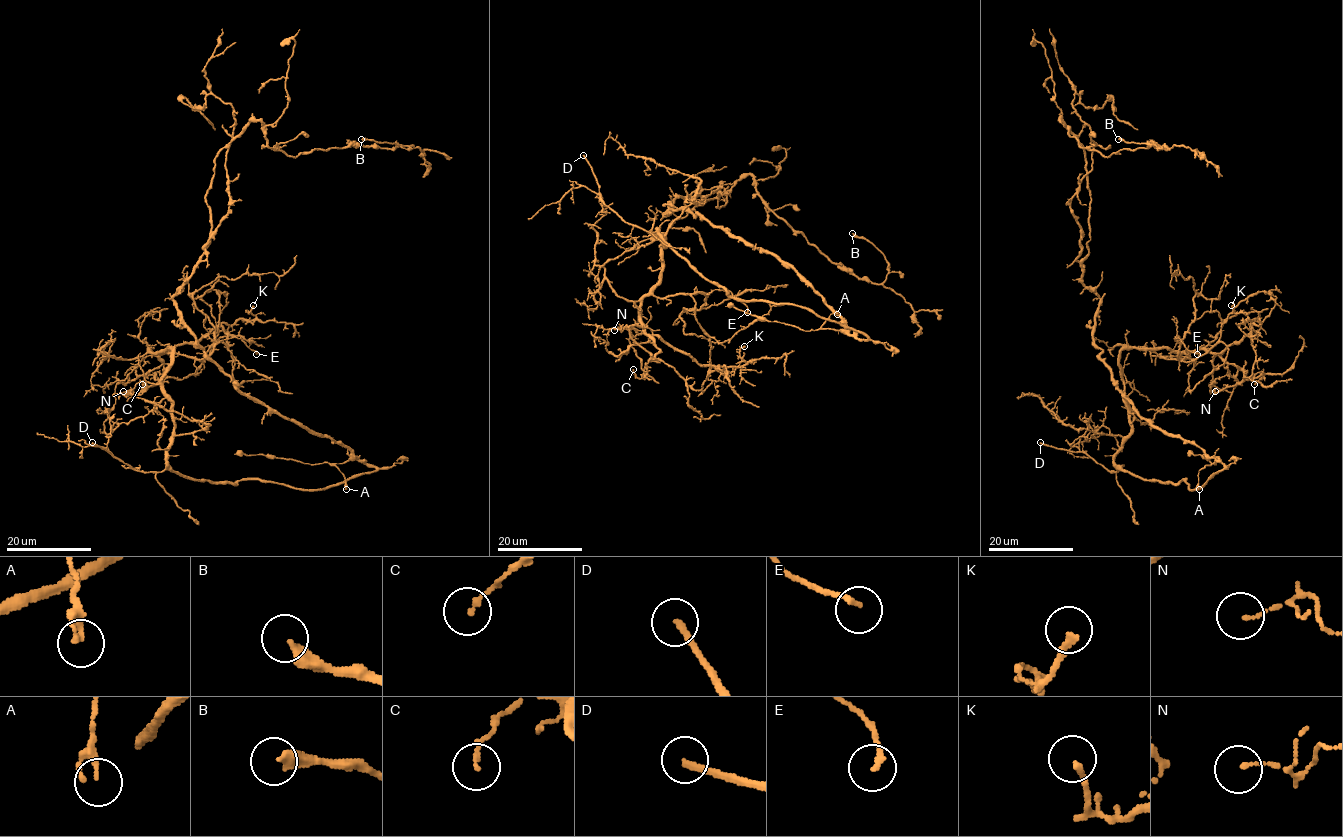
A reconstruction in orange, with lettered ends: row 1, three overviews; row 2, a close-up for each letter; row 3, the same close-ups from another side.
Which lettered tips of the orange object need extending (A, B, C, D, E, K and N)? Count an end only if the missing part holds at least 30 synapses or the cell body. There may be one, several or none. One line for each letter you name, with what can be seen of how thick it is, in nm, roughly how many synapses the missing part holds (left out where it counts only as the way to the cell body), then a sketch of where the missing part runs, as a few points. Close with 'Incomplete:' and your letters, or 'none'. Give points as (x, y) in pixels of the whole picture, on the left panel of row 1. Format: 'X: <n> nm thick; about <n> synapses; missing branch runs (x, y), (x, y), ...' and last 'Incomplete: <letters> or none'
D: 200 nm thick; about 35 synapses
Incomplete: D

